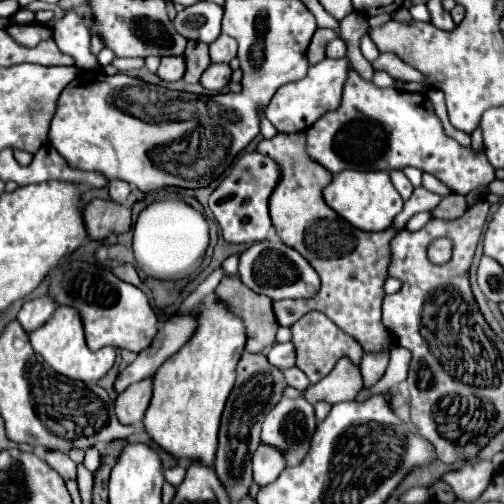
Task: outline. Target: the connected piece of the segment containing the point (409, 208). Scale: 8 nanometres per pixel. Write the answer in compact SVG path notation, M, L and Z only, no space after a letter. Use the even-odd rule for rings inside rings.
M421 186L421 188L415 188L413 196L405 202L401 214L393 220L391 228L393 228L393 230L403 230L405 224L407 224L407 220L409 220L413 214L417 214L417 212L431 212L439 202L441 202L441 196L437 196L437 194L429 192L429 190L425 190L423 186Z

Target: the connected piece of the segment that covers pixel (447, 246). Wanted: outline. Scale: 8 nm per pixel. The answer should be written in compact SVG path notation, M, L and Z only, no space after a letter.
M445 238L433 240L433 246L429 246L429 256L437 264L447 262L451 256L451 240L445 240Z

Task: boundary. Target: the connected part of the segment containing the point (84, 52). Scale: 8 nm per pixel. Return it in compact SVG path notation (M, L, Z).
M67 12L55 20L53 40L61 52L73 56L79 70L99 70L97 56L91 52L91 26L77 12Z

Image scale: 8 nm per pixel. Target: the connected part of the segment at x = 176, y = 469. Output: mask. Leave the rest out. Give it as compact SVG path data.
M173 466L173 468L169 468L169 470L165 470L165 480L169 482L169 484L173 484L173 486L177 486L177 484L181 484L183 480L185 480L185 468L183 466Z

